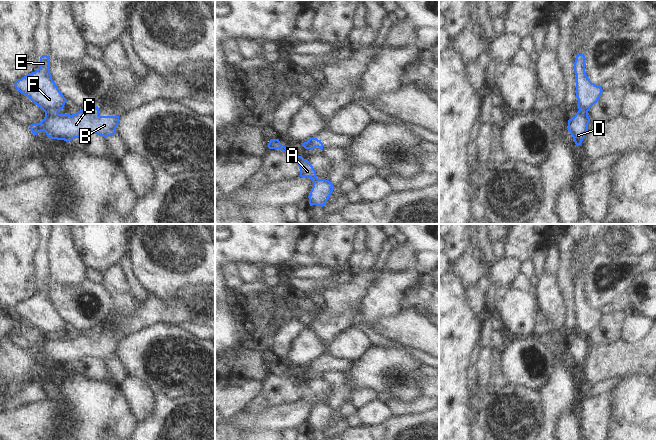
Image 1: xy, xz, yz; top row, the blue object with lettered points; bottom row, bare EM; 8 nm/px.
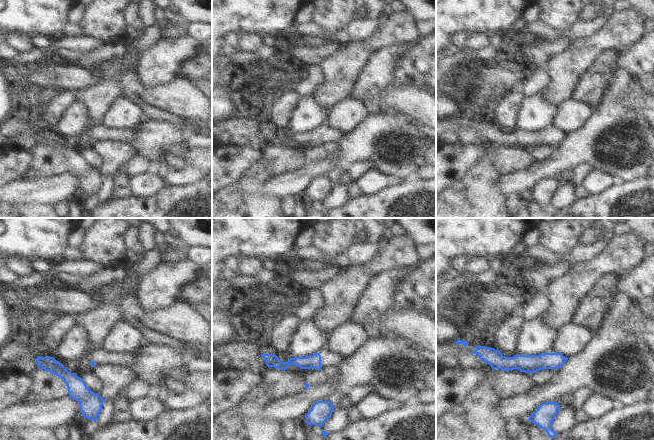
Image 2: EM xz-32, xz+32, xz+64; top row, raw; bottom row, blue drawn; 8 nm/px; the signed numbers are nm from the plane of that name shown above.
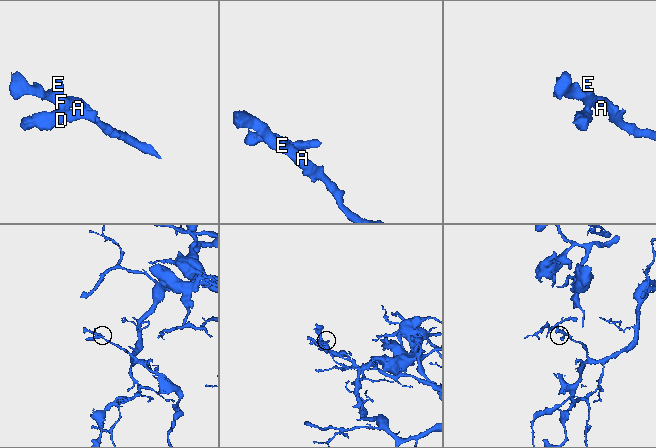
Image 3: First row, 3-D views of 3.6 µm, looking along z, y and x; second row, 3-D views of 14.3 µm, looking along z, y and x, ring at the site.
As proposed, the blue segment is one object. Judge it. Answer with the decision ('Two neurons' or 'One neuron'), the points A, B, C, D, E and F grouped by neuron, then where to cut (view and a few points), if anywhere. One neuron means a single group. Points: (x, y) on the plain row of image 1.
Two neurons. Groups: A E F / B C D. Split along xy (57, 335), (45, 336).

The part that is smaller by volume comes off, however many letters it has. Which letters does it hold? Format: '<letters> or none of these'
B, C, D

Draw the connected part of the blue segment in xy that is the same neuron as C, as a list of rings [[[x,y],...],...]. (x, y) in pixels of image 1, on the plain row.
[[[96,330],[72,339],[47,335],[44,343],[40,347],[31,348],[30,353],[34,360],[44,355],[48,362],[68,366],[86,357],[112,360],[116,358],[118,348],[119,340],[100,340]]]

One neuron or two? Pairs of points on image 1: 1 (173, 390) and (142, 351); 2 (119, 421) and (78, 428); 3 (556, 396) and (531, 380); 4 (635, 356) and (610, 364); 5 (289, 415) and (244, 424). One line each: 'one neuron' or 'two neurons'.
1: one neuron
2: one neuron
3: two neurons
4: one neuron
5: one neuron

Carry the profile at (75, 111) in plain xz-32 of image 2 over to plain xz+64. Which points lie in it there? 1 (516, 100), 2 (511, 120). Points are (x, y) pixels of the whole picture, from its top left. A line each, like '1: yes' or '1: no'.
1: no
2: no

